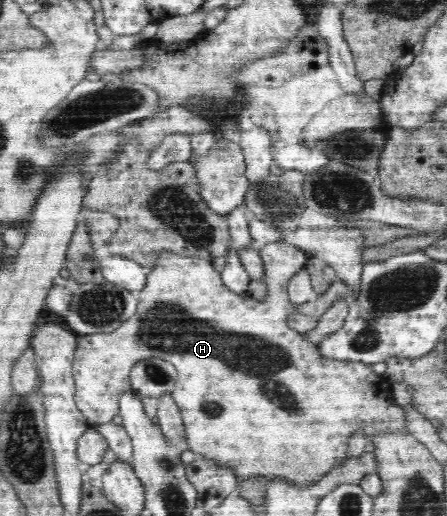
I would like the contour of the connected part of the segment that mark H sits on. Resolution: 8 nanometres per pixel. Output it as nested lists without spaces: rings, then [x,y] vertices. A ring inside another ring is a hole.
[[[274,241],[258,247],[262,262],[264,263],[264,282],[266,282],[266,297],[262,300],[253,299],[250,294],[236,294],[223,284],[221,272],[214,270],[213,262],[206,261],[197,257],[184,257],[174,254],[168,250],[162,250],[155,261],[154,267],[148,269],[147,280],[143,288],[138,291],[137,312],[130,317],[128,321],[114,330],[112,333],[97,333],[94,335],[80,335],[73,359],[73,380],[75,381],[75,403],[78,410],[85,416],[85,419],[91,426],[93,424],[104,424],[112,421],[114,417],[120,413],[120,395],[128,393],[131,390],[130,375],[132,367],[139,361],[151,357],[157,357],[166,360],[177,369],[178,380],[174,390],[171,392],[179,413],[182,414],[183,431],[182,436],[186,437],[187,447],[197,455],[203,456],[206,459],[214,459],[214,462],[220,462],[222,466],[228,466],[234,470],[234,474],[238,477],[249,478],[250,476],[266,476],[270,481],[276,478],[282,478],[296,484],[296,486],[305,486],[313,484],[319,480],[326,472],[340,465],[344,459],[348,459],[348,444],[350,435],[358,429],[364,429],[365,437],[368,437],[366,444],[368,445],[378,433],[384,430],[400,430],[406,432],[406,413],[402,407],[399,407],[390,398],[391,383],[385,377],[373,372],[371,364],[362,362],[346,362],[338,360],[330,360],[322,357],[317,352],[316,344],[304,339],[303,334],[291,328],[288,323],[288,317],[295,314],[296,306],[289,300],[288,281],[290,278],[302,268],[310,258],[305,251],[294,245],[288,245],[283,241]]]

